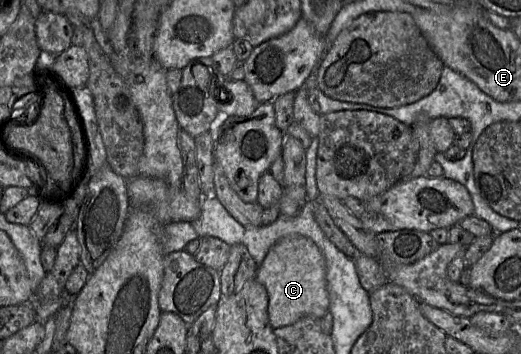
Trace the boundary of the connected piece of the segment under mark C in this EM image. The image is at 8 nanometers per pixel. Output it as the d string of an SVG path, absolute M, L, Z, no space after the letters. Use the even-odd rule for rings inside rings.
M291 234L281 238L258 265L255 279L268 293L268 317L273 329L295 323L302 317L321 318L329 311L326 261L308 237Z

